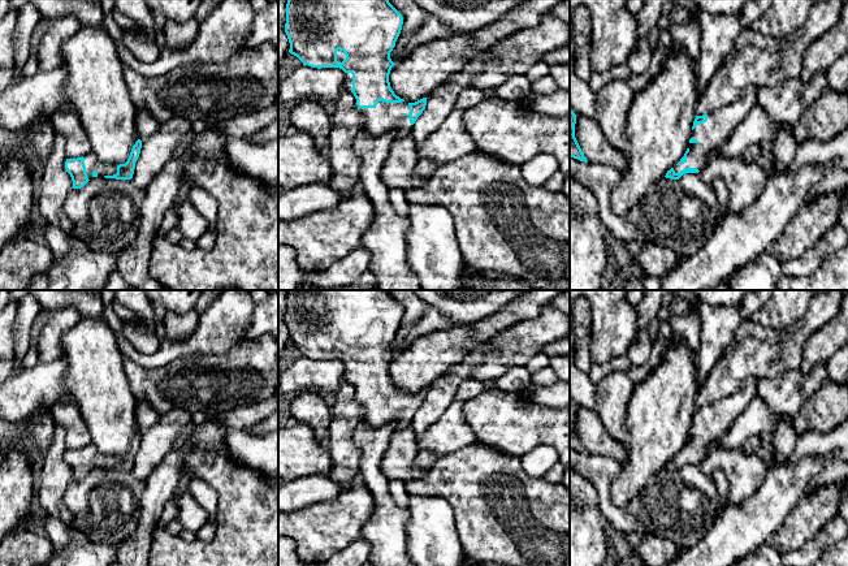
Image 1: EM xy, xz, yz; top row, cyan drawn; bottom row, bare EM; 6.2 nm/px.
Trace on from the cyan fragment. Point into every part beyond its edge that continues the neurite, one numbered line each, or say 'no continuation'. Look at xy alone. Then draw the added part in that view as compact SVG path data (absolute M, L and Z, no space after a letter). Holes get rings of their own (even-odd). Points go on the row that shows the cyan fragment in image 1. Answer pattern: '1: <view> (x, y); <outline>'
1: xy (91, 163); M90 152L83 156L85 157L85 167L86 167L86 173L87 178L92 178L92 172L98 172L98 177L104 177L104 176L113 176L117 173L117 165L114 164L103 164L98 160L98 157Z

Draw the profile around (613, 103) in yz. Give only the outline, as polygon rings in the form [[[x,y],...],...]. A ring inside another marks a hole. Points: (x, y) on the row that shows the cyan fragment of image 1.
[[[613,79],[596,96],[596,121],[609,143],[619,151],[628,151],[626,126],[635,91],[628,81]]]

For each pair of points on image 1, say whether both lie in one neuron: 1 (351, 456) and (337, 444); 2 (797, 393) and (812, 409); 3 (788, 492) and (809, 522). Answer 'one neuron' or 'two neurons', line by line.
1: one neuron
2: two neurons
3: two neurons

